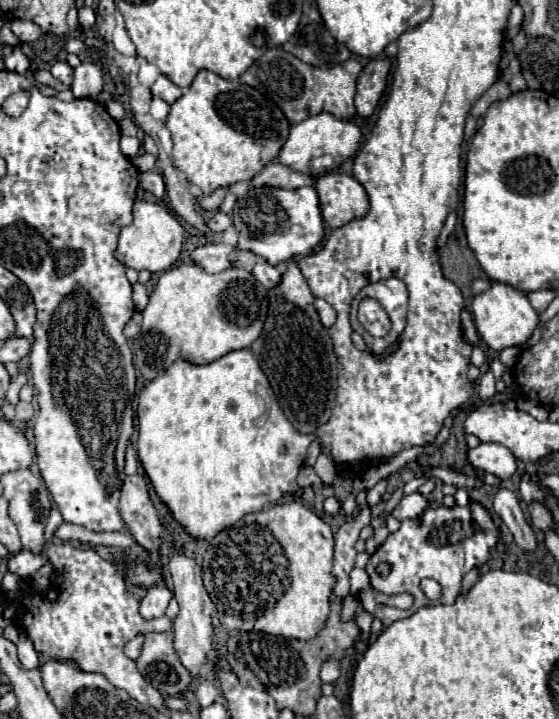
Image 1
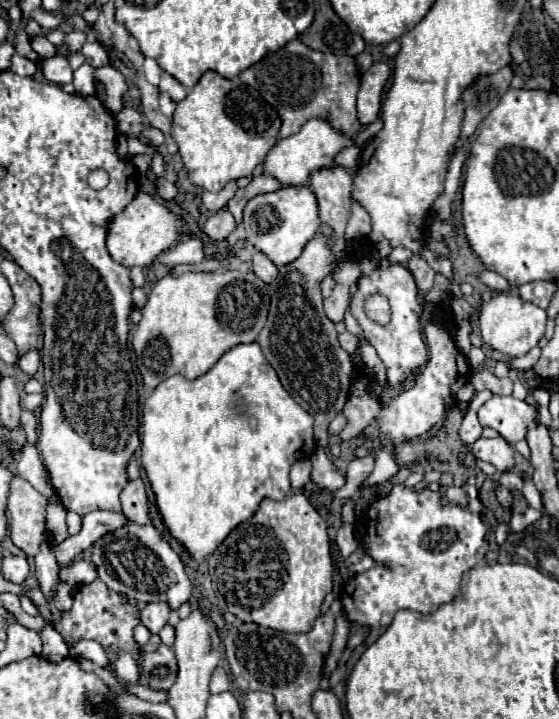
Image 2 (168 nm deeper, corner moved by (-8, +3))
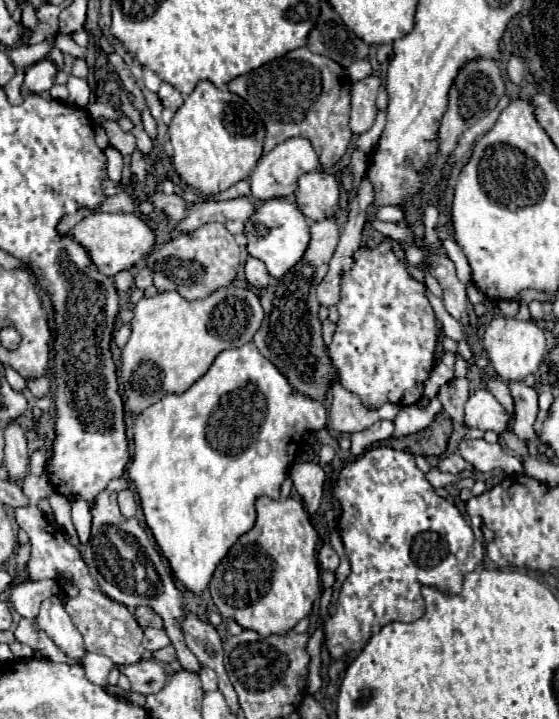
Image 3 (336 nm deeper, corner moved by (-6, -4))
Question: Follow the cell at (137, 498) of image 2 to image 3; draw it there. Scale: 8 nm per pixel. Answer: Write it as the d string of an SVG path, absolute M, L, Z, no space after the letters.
M122 490L122 492L118 494L118 506L120 506L120 510L122 510L124 516L132 518L132 516L136 514L136 500L134 500L134 494L132 494L130 490Z

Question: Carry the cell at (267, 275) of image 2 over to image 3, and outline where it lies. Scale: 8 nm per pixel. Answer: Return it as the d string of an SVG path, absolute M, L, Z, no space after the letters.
M248 258L246 260L244 274L246 274L246 280L256 288L266 288L268 282L270 282L270 274L268 274L266 266L256 258Z

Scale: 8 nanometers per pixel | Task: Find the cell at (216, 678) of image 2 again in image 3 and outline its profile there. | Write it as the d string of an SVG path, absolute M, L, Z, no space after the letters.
M202 668L202 670L200 670L200 680L202 680L202 688L204 688L204 690L216 690L216 688L218 688L216 672L210 670L210 668Z

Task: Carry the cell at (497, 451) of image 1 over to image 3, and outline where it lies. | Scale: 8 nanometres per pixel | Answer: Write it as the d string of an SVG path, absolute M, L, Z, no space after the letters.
M462 440L458 444L460 456L470 462L478 472L490 472L494 468L501 468L509 473L509 457L500 448L500 444L490 444L486 440Z

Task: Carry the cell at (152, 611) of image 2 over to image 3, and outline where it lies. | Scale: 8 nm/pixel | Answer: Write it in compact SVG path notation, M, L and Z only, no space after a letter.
M146 628L146 630L144 630L144 642L142 642L142 644L144 644L144 648L146 648L148 652L156 652L156 650L168 646L170 640L168 640L168 636L166 636L164 630Z

